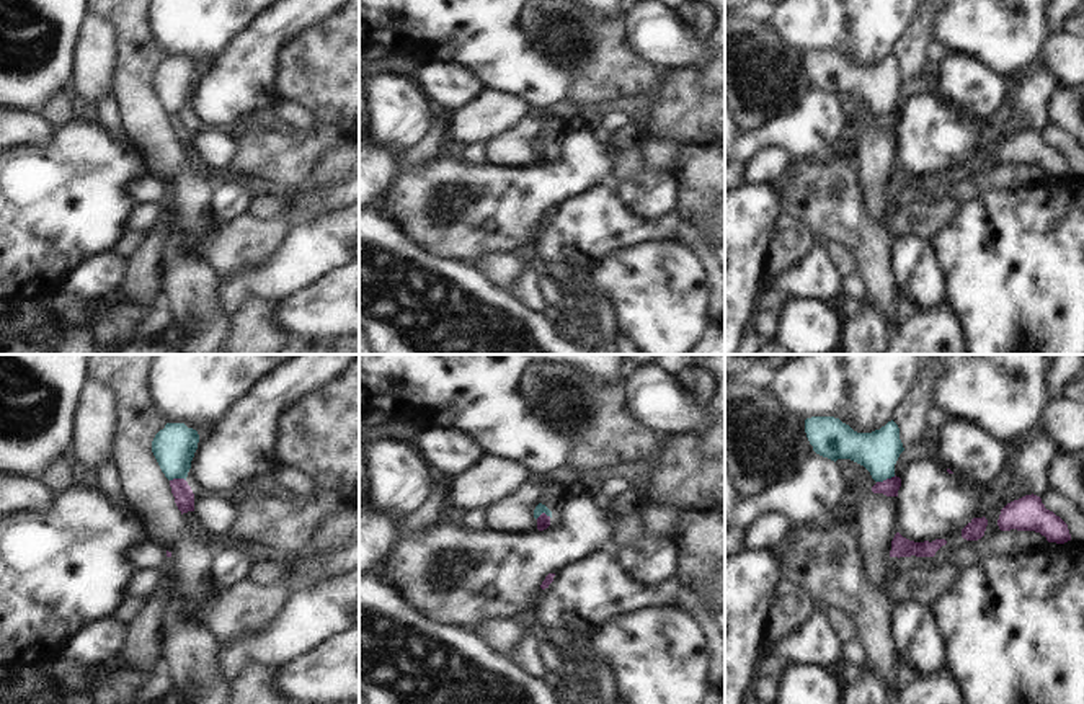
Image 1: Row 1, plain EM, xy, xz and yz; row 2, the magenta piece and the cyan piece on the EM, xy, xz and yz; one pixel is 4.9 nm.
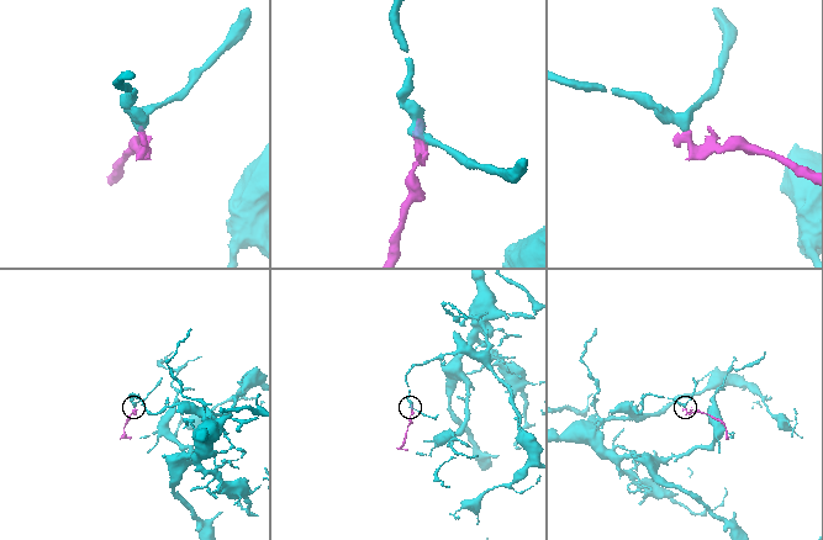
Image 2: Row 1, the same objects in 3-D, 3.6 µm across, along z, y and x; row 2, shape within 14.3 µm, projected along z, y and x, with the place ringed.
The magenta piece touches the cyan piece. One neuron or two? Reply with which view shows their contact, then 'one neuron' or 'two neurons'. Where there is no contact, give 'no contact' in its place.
contact in yz; two neurons

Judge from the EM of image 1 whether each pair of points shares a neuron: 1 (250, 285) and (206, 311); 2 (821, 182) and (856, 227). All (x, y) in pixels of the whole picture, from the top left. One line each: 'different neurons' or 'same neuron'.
1: different neurons
2: same neuron

